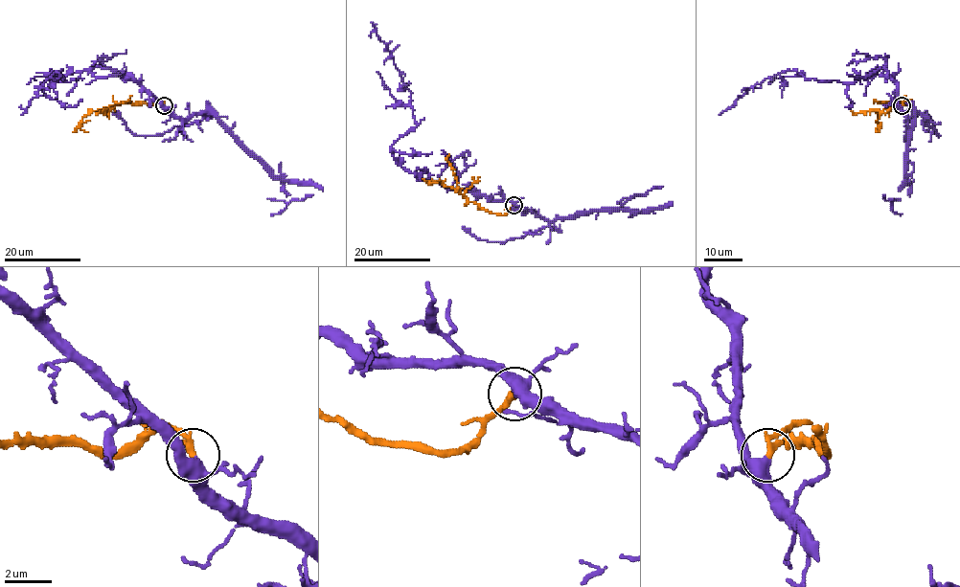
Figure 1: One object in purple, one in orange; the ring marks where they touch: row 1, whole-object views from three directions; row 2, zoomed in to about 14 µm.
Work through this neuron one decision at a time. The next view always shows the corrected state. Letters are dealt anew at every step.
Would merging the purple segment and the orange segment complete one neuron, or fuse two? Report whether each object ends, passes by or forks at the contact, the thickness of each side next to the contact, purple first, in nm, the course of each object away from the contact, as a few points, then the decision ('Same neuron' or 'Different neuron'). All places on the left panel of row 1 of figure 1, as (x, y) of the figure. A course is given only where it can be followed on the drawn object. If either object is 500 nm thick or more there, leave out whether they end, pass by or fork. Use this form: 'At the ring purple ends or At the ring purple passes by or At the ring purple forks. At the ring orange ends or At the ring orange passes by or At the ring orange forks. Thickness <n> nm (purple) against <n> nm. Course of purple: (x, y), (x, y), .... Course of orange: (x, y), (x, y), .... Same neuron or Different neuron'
At the ring purple forks. At the ring orange ends. Thickness 340 nm (purple) against 320 nm. Course of purple: (164, 105), (132, 79), (90, 67), (40, 82), (66, 81), (60, 70), (53, 74), (21, 115). Course of orange: (164, 105), (158, 100), (151, 104), (120, 103), (93, 110), (80, 123), (80, 128), (87, 131). Same neuron

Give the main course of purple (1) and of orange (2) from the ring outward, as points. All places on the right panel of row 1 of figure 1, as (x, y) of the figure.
1: (902, 105), (897, 101), (897, 85), (884, 67), (854, 82), (818, 81), (787, 70), (749, 88), (720, 115)
2: (902, 105), (908, 100), (911, 104), (899, 103), (880, 110), (879, 131)

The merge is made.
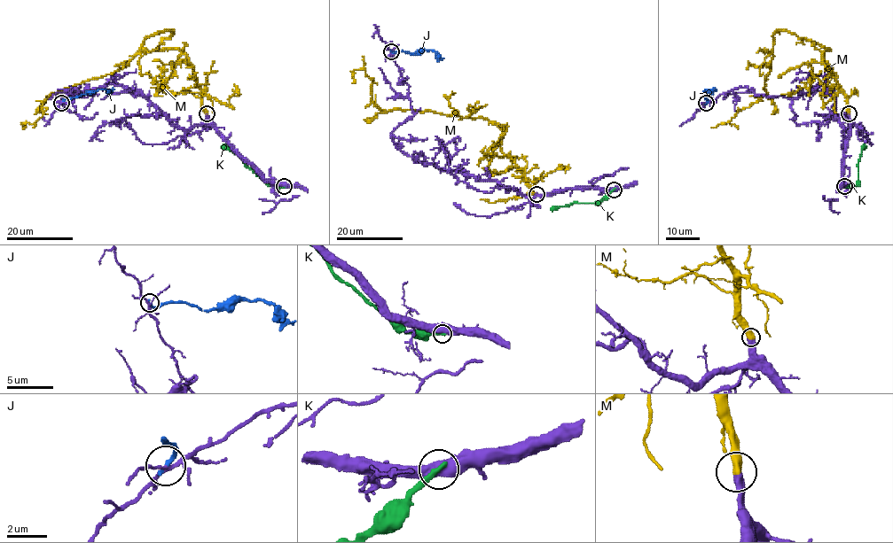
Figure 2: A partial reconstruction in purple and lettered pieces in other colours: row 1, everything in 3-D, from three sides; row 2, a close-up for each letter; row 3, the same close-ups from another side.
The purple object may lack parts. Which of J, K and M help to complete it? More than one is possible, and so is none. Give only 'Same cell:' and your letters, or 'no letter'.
Same cell: M

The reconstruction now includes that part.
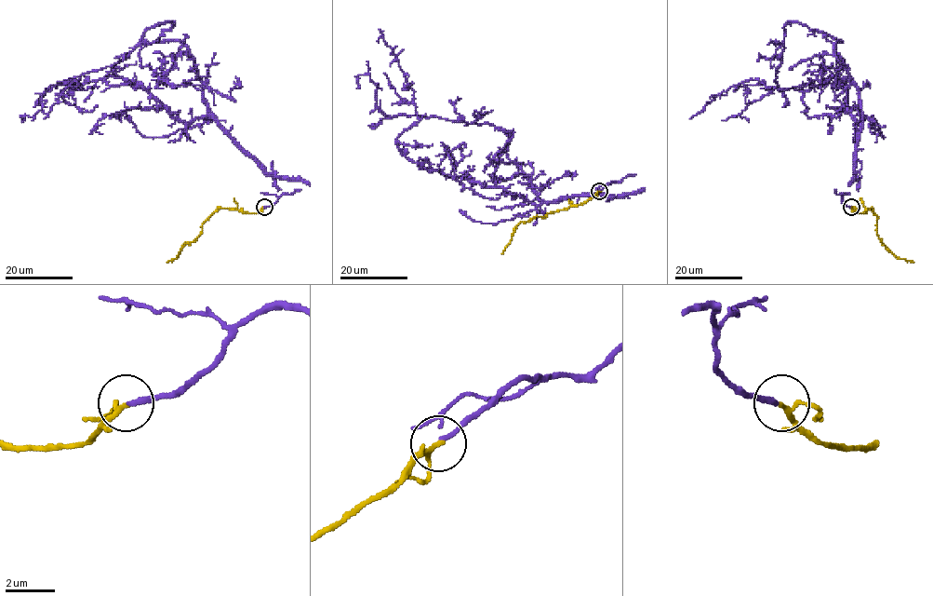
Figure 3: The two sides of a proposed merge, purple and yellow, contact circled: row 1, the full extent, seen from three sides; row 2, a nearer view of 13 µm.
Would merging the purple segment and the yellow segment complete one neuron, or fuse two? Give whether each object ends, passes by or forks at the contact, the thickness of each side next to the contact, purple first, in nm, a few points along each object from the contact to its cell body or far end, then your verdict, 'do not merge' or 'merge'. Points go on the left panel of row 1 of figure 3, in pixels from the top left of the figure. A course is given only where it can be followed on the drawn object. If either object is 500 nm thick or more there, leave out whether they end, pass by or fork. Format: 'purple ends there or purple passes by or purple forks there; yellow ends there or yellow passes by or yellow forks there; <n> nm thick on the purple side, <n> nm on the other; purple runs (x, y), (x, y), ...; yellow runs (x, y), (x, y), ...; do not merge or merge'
purple ends there; yellow passes by; 190 nm thick on the purple side, 160 nm on the other; purple runs (264, 207), (275, 178), (210, 112), (189, 49), (157, 42), (174, 22), (51, 87), (22, 121); yellow runs (264, 207), (258, 212), (219, 208), (203, 223), (201, 233), (181, 247), (177, 257), (166, 262); merge

